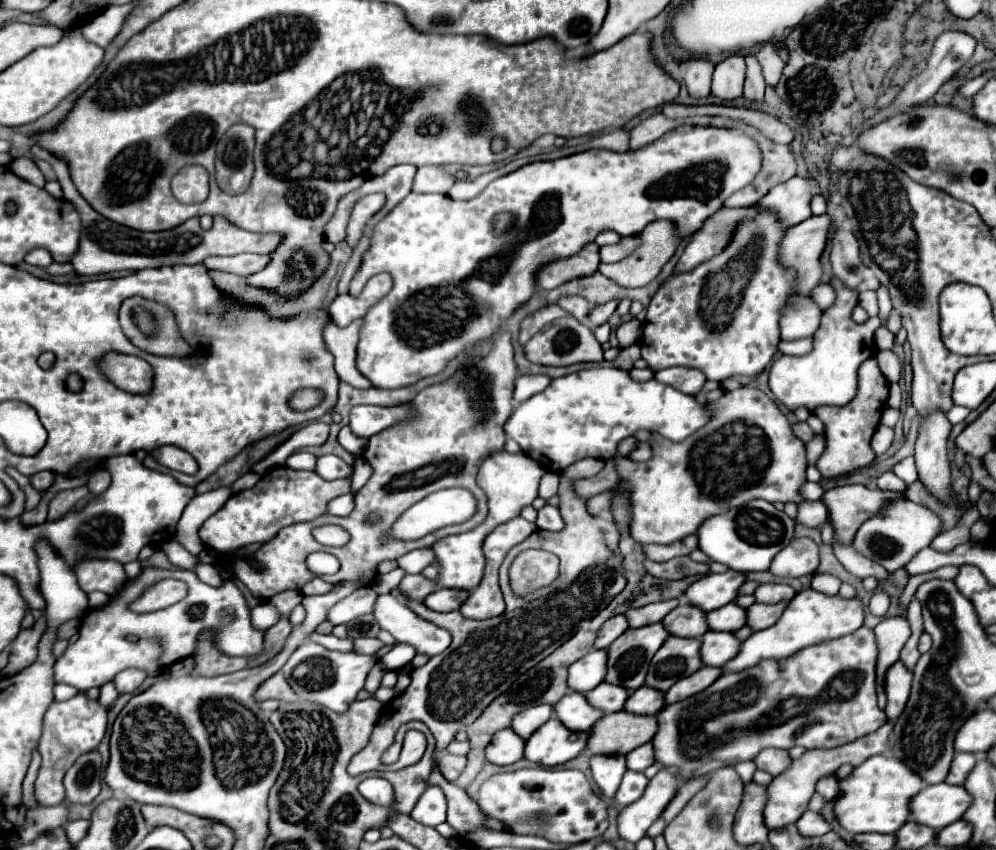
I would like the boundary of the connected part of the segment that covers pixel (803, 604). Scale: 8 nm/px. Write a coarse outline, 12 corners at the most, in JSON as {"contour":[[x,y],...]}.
{"contour":[[795,594],[723,670],[787,658],[863,626],[857,596]]}

